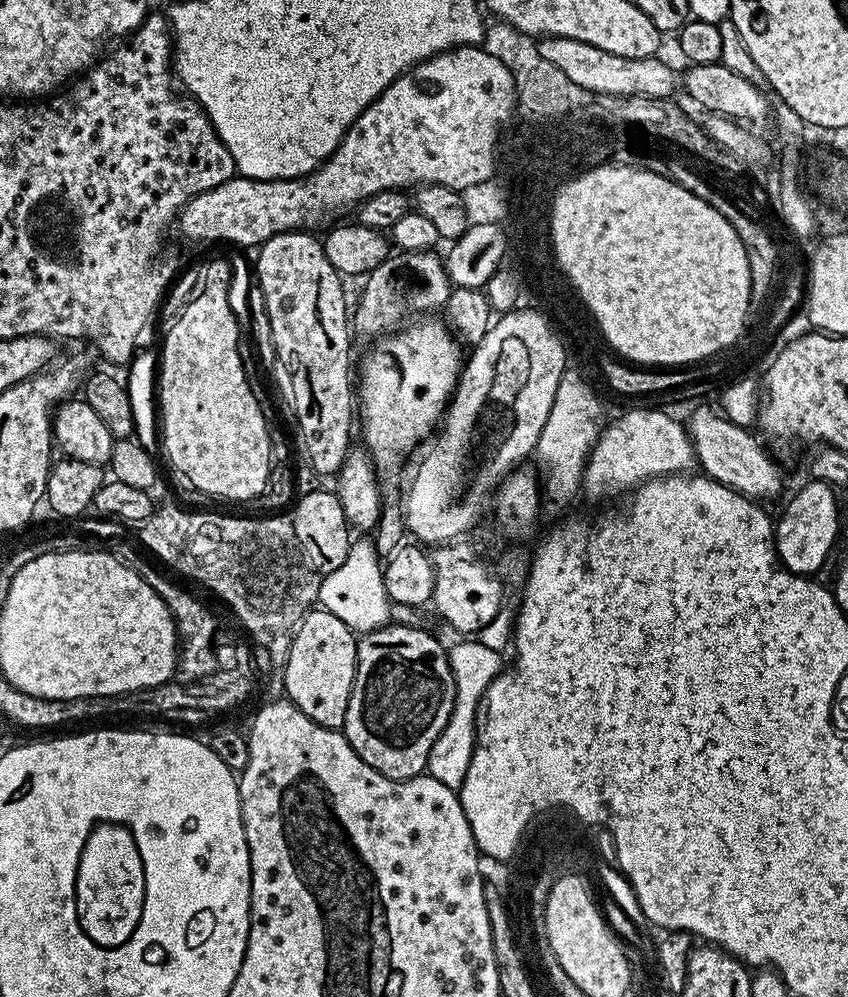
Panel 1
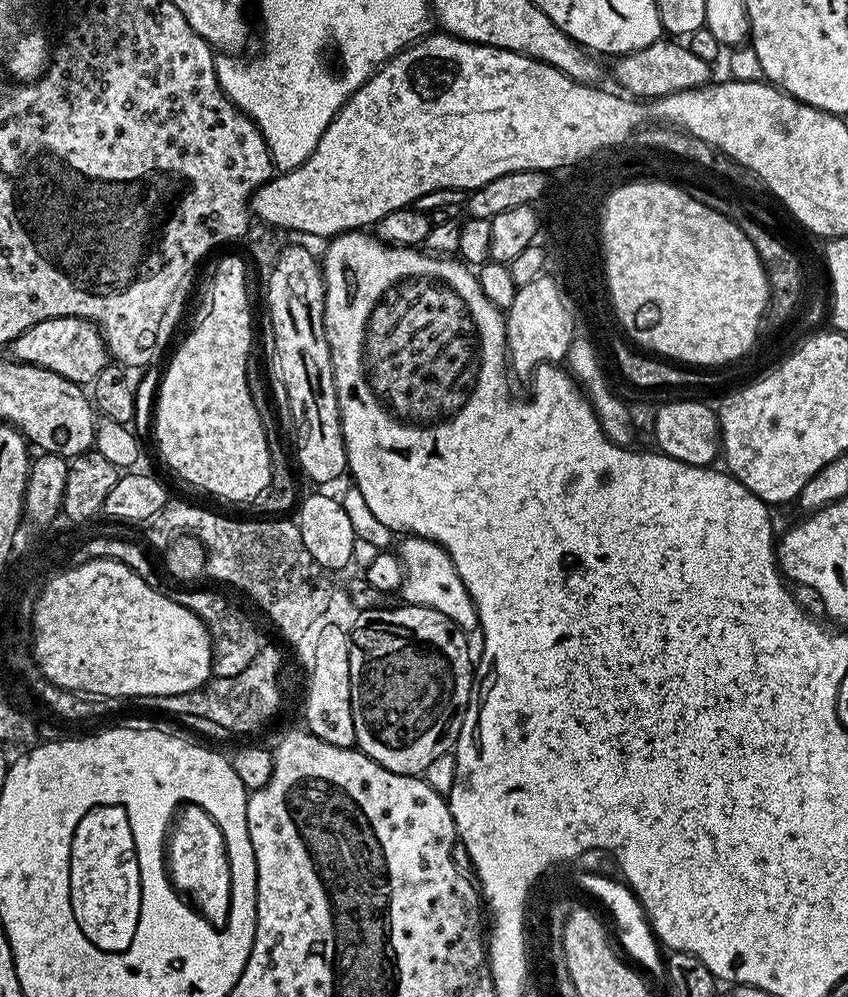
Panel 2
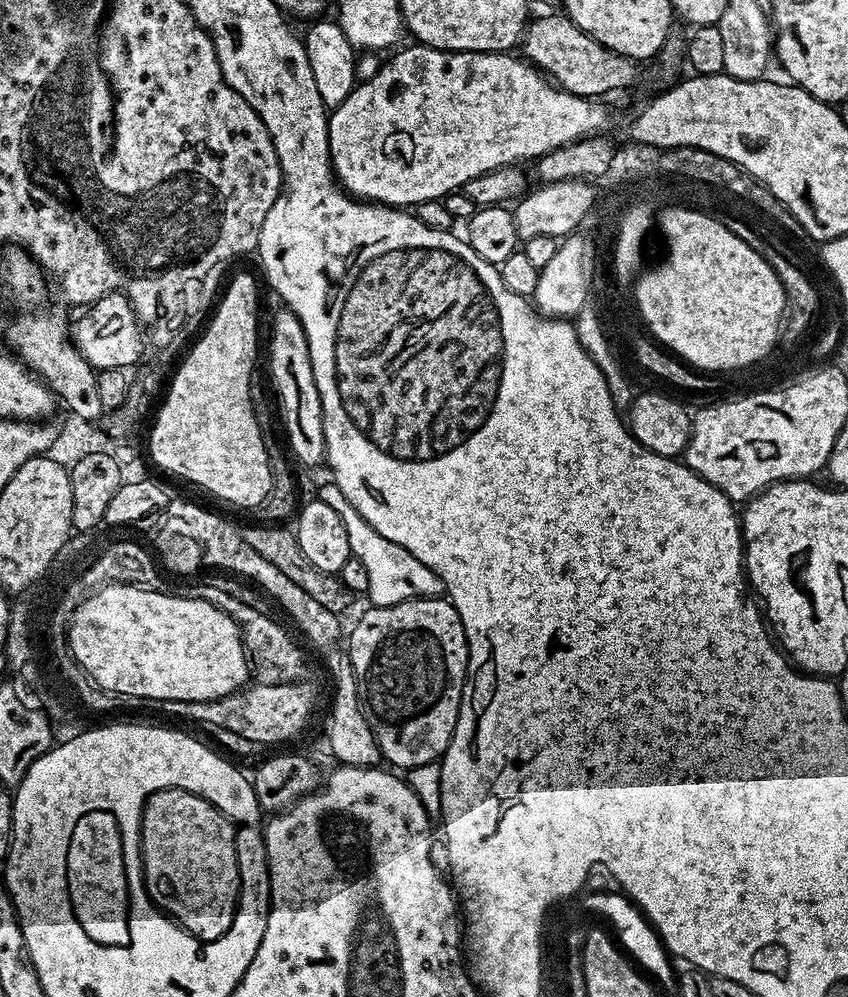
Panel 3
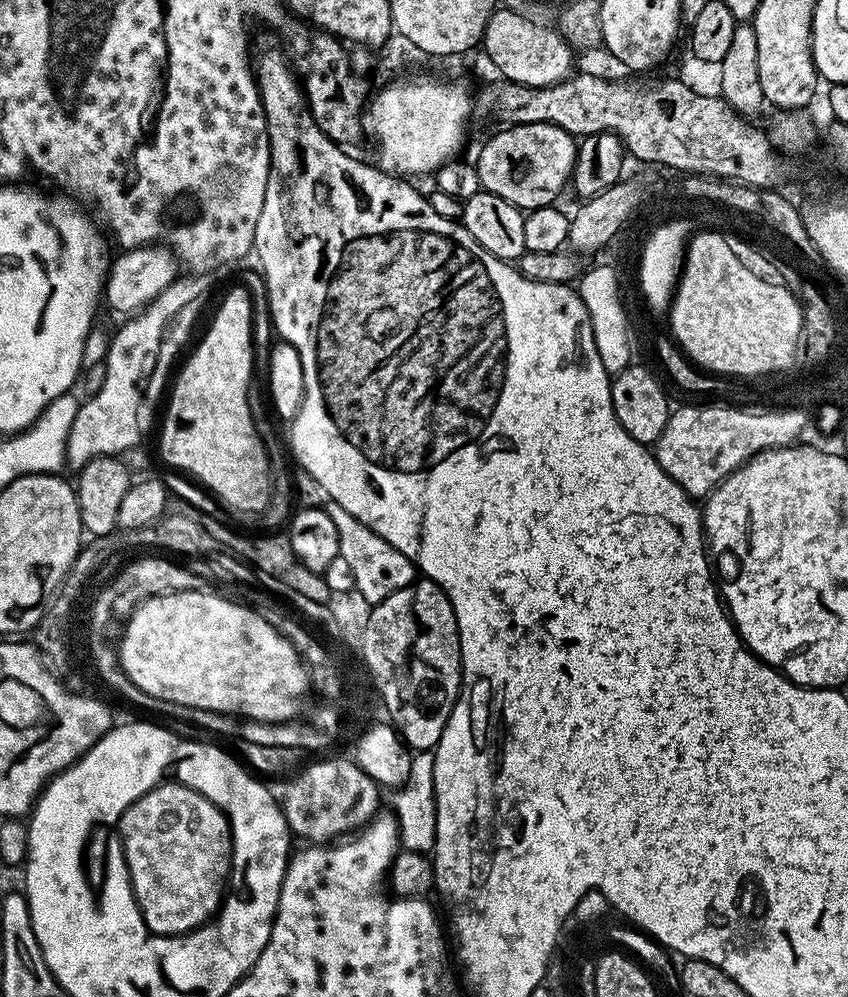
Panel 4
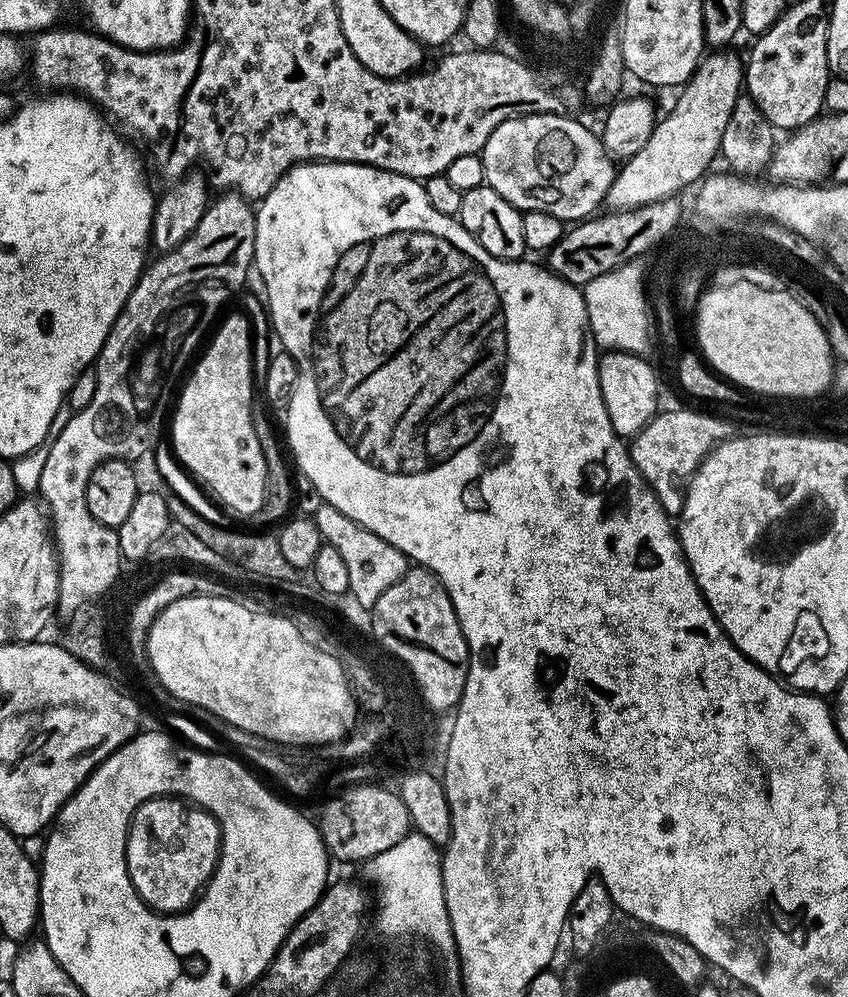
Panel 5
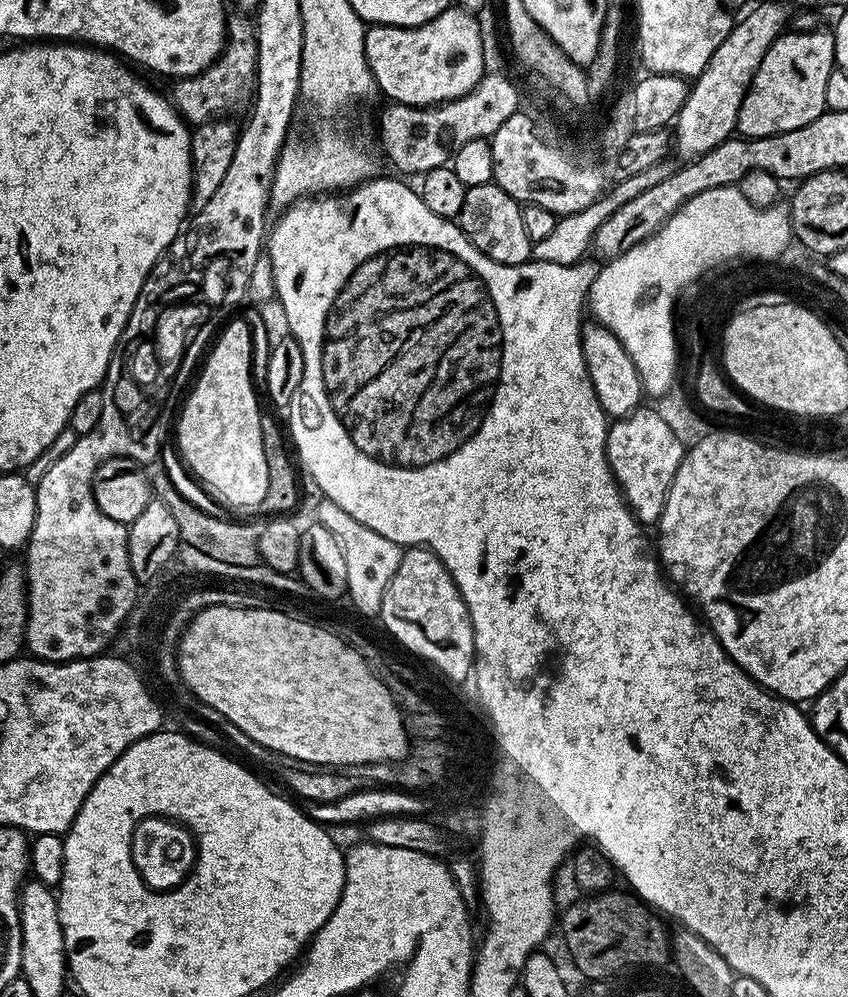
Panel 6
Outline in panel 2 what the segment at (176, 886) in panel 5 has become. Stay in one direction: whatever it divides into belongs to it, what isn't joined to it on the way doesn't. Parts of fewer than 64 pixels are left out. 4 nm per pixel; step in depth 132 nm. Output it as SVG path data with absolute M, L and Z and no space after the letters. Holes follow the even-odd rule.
M185 805L175 817L166 842L166 867L169 880L201 916L216 927L224 927L232 901L229 858L225 840L217 823L201 807Z

